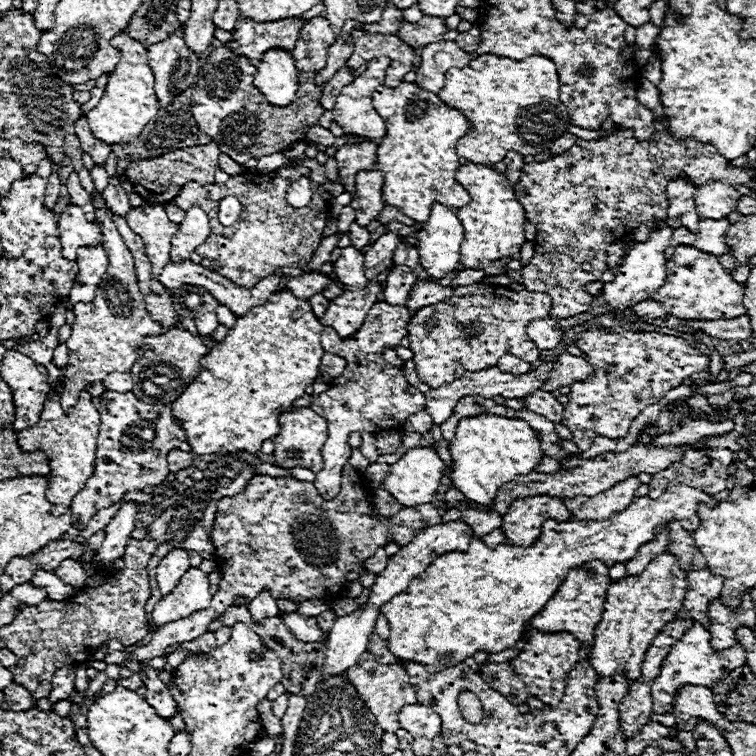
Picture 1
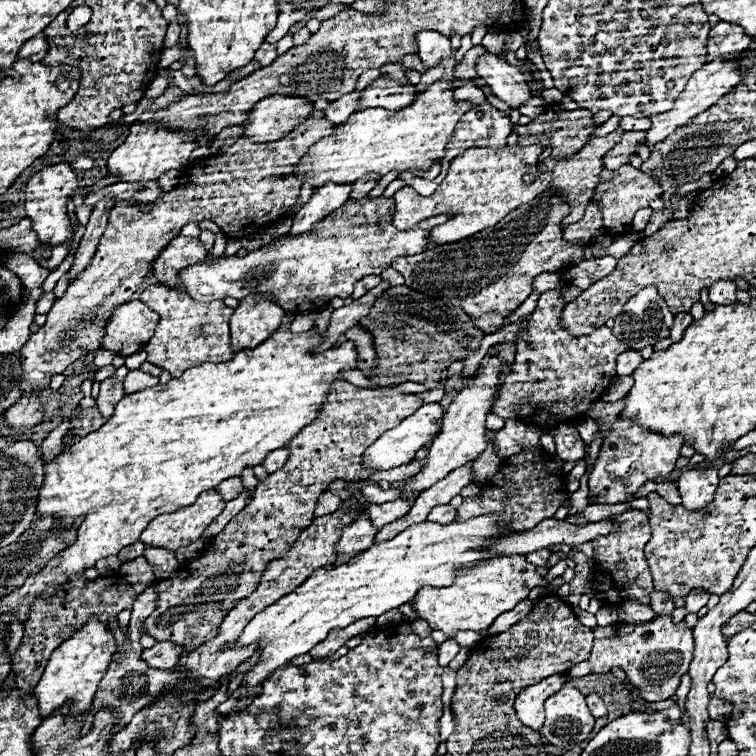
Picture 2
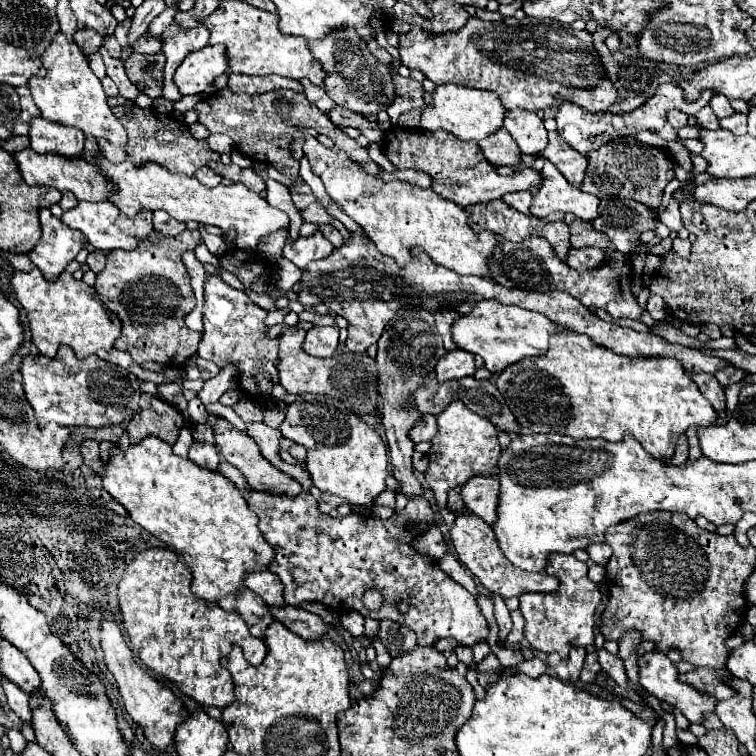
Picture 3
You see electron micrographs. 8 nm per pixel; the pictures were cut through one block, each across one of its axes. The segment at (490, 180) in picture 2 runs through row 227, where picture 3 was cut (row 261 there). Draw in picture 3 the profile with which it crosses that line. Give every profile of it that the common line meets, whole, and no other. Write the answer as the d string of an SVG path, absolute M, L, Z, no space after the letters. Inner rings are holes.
M306 136L304 154L310 160L312 172L322 178L328 196L344 214L358 222L376 248L384 256L394 258L398 266L406 266L414 260L412 248L422 248L430 258L460 274L490 278L490 260L494 248L498 246L496 234L490 230L474 234L468 224L470 216L464 208L442 198L432 188L422 190L420 186L400 180L384 182L382 178L374 178L364 172L358 162L350 160L344 150L326 148L312 136Z

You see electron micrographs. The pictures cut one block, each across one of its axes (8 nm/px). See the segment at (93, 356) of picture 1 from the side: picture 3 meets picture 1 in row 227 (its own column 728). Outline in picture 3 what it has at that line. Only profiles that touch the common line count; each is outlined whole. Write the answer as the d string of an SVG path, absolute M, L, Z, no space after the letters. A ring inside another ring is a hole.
M714 94L712 100L710 100L710 108L714 110L714 114L716 114L718 118L730 116L730 114L734 112L734 108L730 106L730 102L728 102L728 98L726 98L724 94Z

